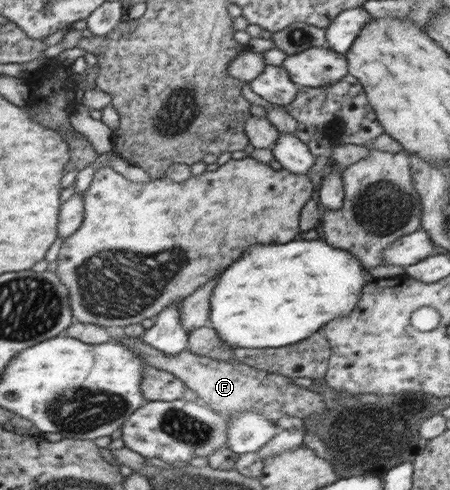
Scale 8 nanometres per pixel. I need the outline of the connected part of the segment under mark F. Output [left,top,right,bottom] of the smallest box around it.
[111,335,325,423]

